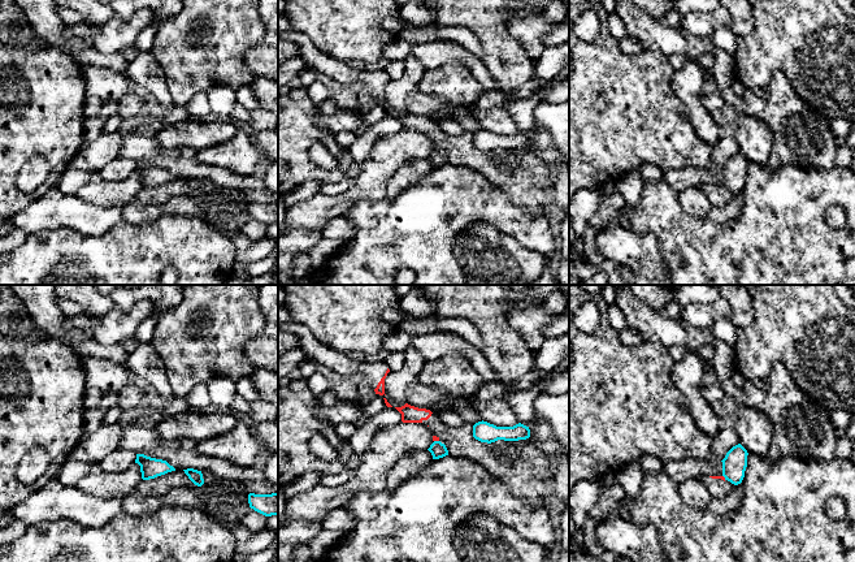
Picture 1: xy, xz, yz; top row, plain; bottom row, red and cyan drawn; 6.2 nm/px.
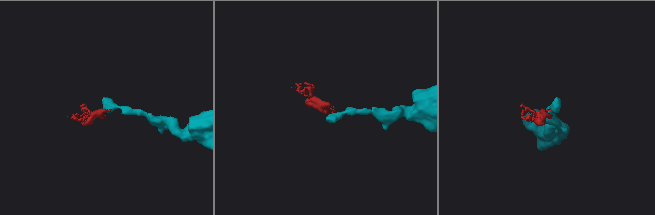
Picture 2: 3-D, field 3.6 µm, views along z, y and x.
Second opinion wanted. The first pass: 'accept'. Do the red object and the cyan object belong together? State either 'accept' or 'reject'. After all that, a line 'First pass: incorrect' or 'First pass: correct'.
reject
First pass: incorrect

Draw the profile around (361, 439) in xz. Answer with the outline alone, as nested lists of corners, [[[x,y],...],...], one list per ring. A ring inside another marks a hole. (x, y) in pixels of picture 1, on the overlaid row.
[[[386,407],[368,419],[350,438],[353,455],[361,455],[372,444],[374,435],[386,427],[402,423],[402,414],[395,407]]]

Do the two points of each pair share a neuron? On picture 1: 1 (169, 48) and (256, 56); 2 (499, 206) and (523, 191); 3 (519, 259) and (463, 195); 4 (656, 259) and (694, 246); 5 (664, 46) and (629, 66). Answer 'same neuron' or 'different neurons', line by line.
1: different neurons
2: different neurons
3: different neurons
4: different neurons
5: different neurons

